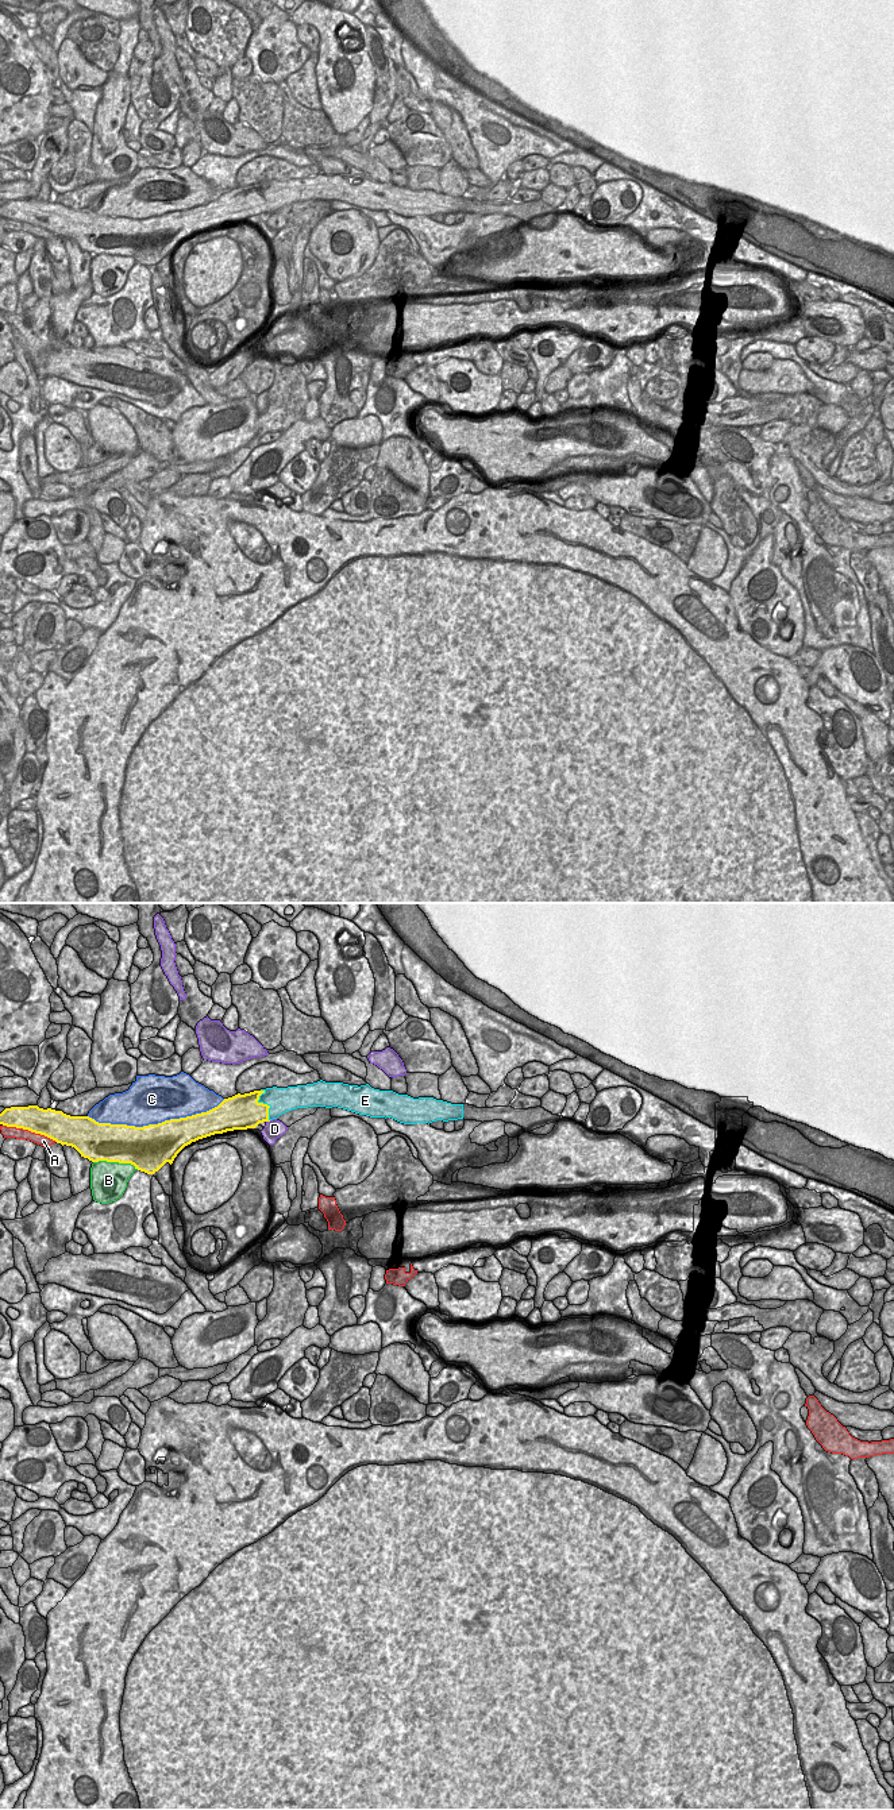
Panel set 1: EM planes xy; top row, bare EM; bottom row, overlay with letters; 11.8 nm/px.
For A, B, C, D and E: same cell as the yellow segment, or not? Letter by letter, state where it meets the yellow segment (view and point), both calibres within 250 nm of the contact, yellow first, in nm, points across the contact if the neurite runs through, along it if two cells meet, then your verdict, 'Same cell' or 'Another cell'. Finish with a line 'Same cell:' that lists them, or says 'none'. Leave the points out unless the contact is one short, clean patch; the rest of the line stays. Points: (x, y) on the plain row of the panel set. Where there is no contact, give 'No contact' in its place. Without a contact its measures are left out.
A: Touches yellow at xy (30, 223). Thickness 320 nm (yellow) against 130 nm. Another cell
B: Touches yellow at xy (116, 254). Thickness 460 nm (yellow) against 440 nm. Another cell
C: Touches yellow at xy (155, 217). Thickness 500 nm (yellow) against 480 nm. Another cell
D: Touches yellow at xy (268, 213). Thickness 340 nm (yellow) against 240 nm. Another cell
E: Touches yellow at xy (265, 197). Thickness 380 nm (yellow) against 300 nm. Path across: xy (246, 205), (265, 197), (281, 193). Same cell
Same cell: E

